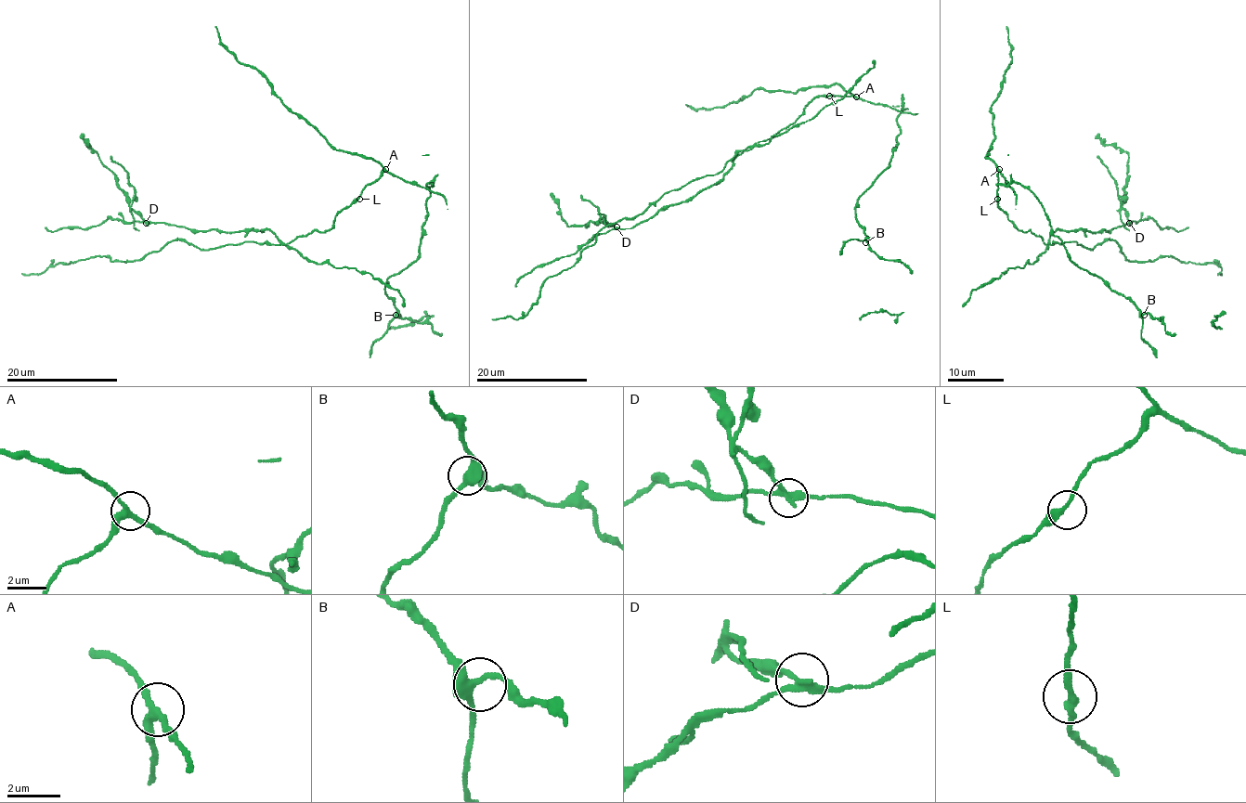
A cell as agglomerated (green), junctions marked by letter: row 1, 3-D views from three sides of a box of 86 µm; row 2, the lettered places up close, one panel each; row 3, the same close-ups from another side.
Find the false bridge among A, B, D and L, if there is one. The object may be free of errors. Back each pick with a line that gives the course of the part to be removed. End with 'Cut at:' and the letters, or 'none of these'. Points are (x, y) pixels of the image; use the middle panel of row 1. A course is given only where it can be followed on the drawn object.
D: foreign part runs (616, 226), (606, 226), (601, 220), (590, 221), (587, 226), (568, 226), (562, 217), (559, 201), (551, 193)
Cut at: D

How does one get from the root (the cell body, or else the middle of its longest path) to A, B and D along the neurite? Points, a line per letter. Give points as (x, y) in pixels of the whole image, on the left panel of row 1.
A: (357, 198), (385, 169)
B: (357, 198), (385, 171), (424, 187), (430, 182), (419, 256), (387, 279), (385, 293), (395, 315)
D: (357, 198), (335, 217), (331, 228), (296, 237), (288, 243), (268, 229), (190, 231), (163, 223), (146, 223)

